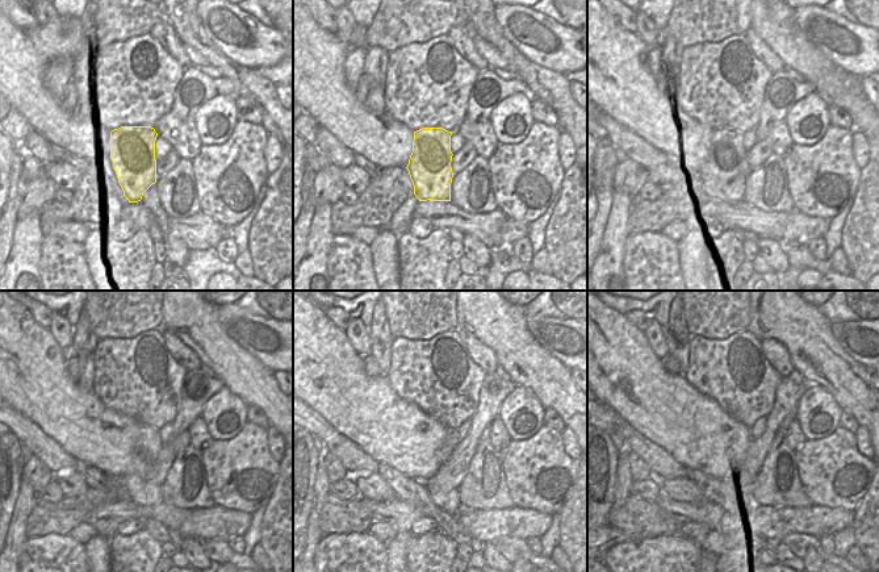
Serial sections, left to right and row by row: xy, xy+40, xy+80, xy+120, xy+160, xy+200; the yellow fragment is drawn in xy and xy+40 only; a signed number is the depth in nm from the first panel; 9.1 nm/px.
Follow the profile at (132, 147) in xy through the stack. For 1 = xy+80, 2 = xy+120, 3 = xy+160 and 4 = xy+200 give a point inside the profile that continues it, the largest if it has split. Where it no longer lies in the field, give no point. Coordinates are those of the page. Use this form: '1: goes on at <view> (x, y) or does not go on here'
1: goes on at xy+80 (724, 175)
2: goes on at xy+120 (142, 492)
3: goes on at xy+160 (448, 501)
4: goes on at xy+200 (744, 501)

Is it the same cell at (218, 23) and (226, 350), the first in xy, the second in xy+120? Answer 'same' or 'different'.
different

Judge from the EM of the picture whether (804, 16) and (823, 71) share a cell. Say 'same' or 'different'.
different

